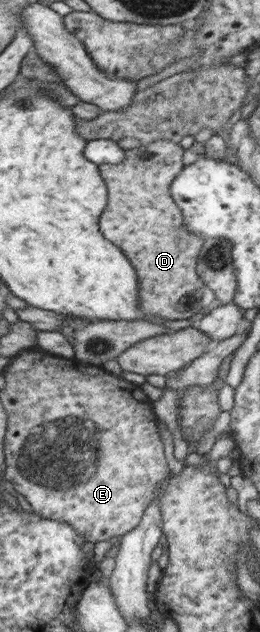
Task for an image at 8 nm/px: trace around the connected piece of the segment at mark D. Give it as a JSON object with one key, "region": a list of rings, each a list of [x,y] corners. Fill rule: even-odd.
{"region":[[[169,139],[153,141],[142,148],[125,150],[125,160],[118,165],[104,164],[101,167],[101,175],[109,189],[109,203],[99,219],[99,229],[113,245],[121,249],[121,241],[125,241],[125,255],[129,257],[131,265],[137,271],[139,279],[139,309],[145,315],[159,315],[167,320],[184,320],[193,317],[196,313],[210,309],[215,292],[197,275],[197,257],[203,245],[203,239],[195,233],[189,233],[185,229],[185,221],[181,211],[177,209],[177,203],[173,201],[169,193],[169,185],[177,175],[184,169],[182,163],[184,149],[180,143]]]}

